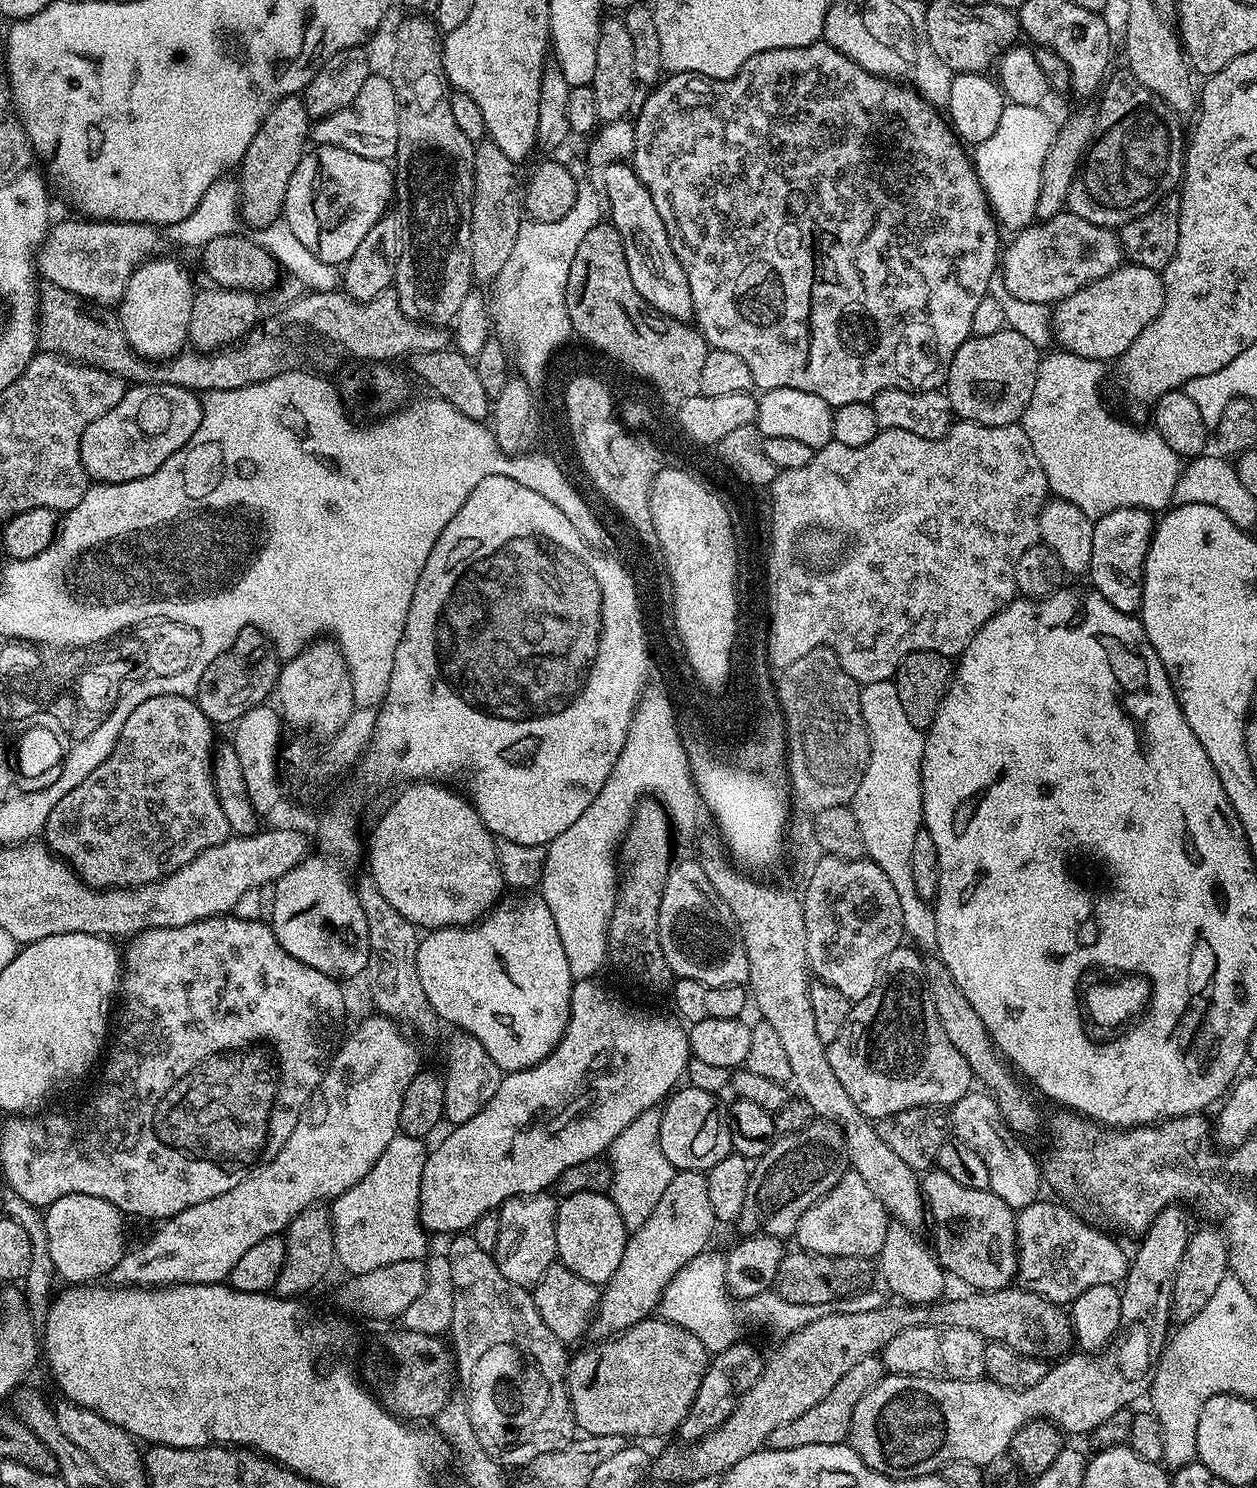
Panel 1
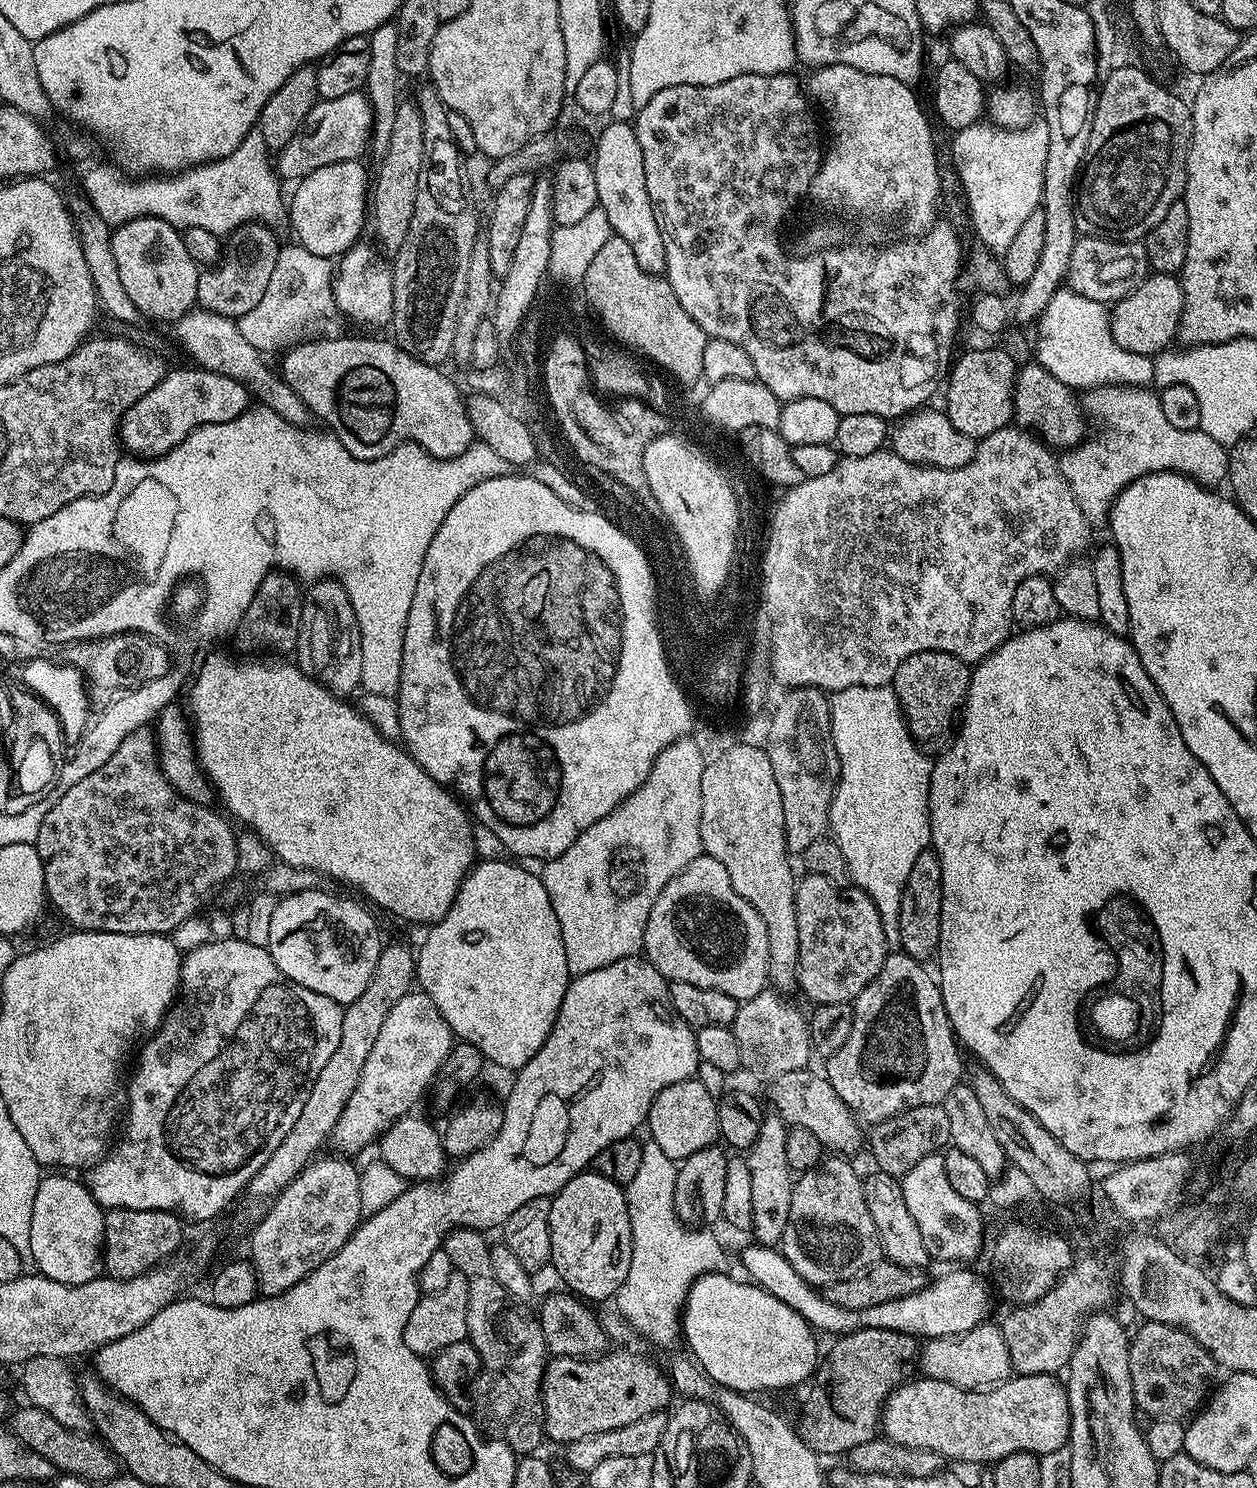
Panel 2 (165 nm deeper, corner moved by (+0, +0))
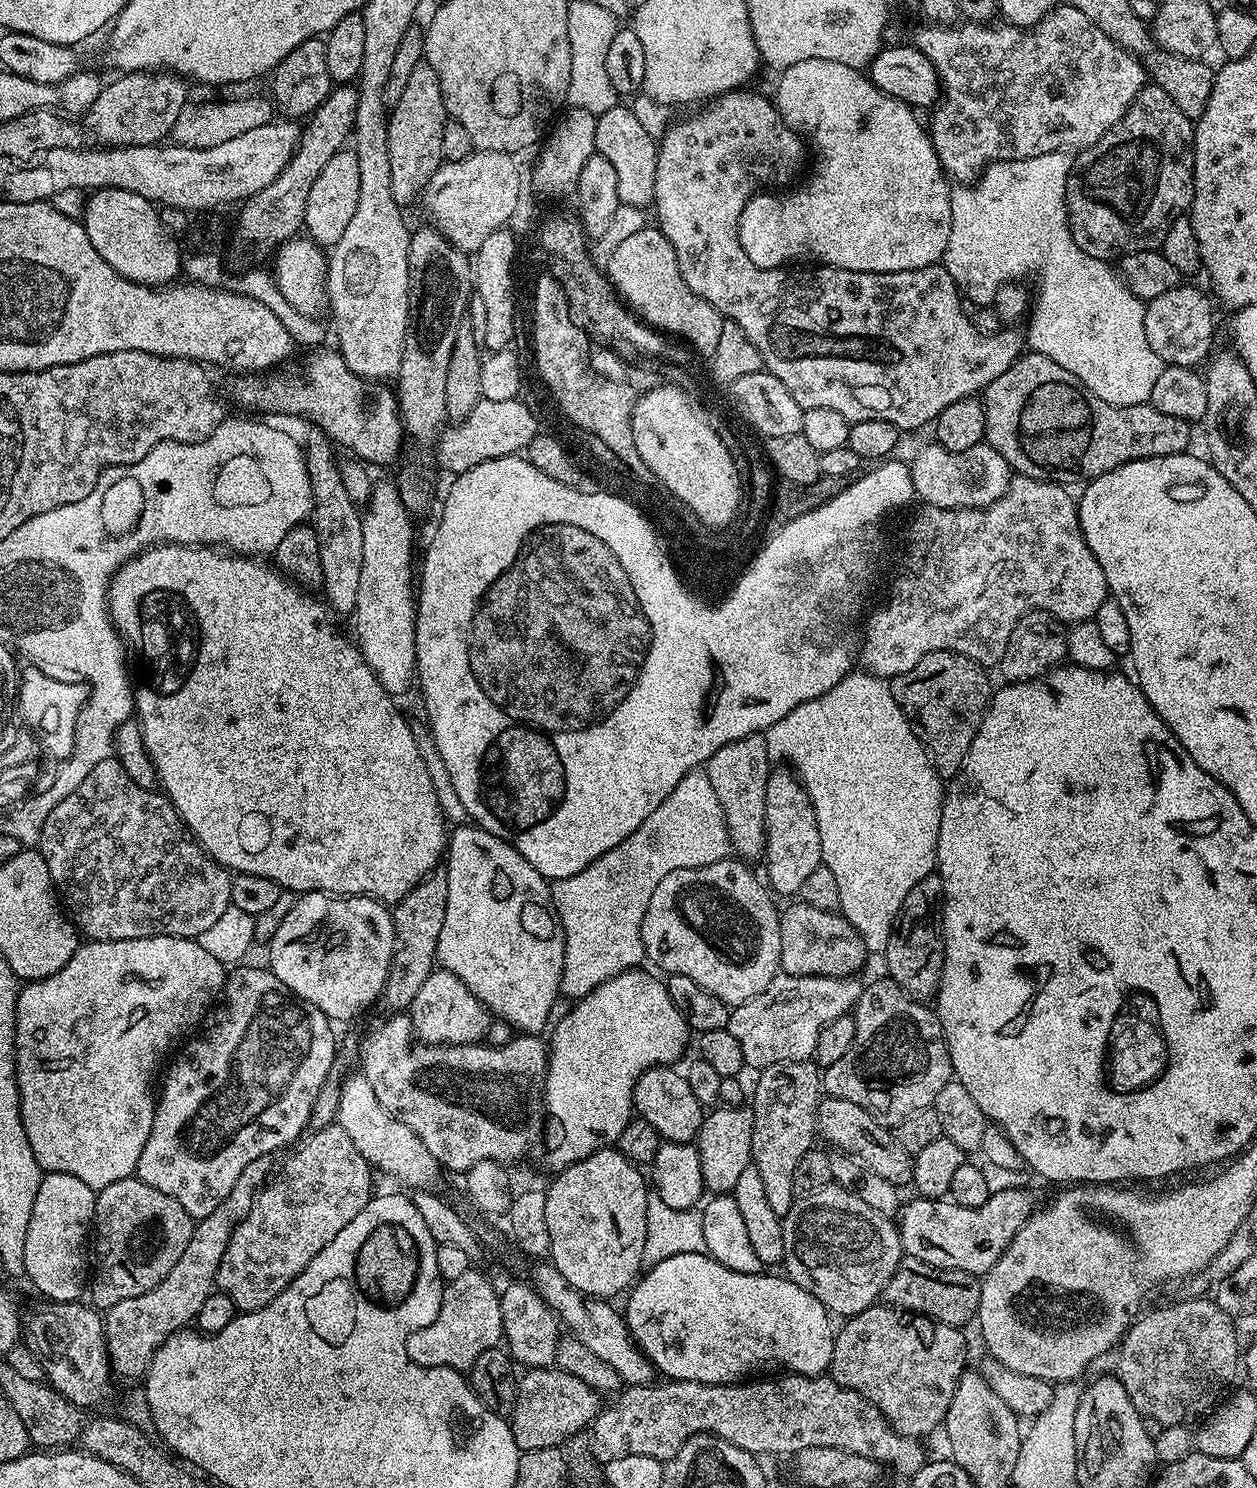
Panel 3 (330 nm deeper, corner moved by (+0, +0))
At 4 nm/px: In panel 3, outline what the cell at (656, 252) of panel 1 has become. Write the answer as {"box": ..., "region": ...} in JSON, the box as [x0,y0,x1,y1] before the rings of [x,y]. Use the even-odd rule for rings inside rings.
{"box":[596,106,657,209],"region":[[[617,106],[596,117],[596,152],[610,166],[618,178],[618,198],[621,204],[647,209],[653,203],[654,182],[656,181],[657,137],[648,133],[646,126],[634,118],[631,107]]]}

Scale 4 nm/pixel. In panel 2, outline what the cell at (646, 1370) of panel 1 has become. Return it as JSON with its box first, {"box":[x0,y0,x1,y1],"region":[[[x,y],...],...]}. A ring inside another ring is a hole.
{"box":[540,1351,674,1446],"region":[[[605,1351],[604,1355],[595,1358],[577,1358],[575,1356],[552,1356],[548,1363],[544,1365],[544,1381],[540,1384],[540,1397],[544,1403],[544,1434],[545,1437],[559,1446],[567,1446],[578,1438],[586,1438],[590,1434],[598,1434],[606,1430],[618,1430],[618,1426],[630,1426],[630,1422],[638,1422],[638,1418],[646,1418],[646,1414],[664,1412],[667,1404],[674,1400],[674,1389],[669,1377],[660,1373],[660,1368],[656,1364],[651,1364],[648,1360],[643,1360],[636,1352],[612,1352]]]}

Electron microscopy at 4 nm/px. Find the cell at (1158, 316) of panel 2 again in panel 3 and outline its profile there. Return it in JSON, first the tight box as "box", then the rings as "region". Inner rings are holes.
{"box":[1144,283,1216,368],"region":[[[1181,283],[1180,287],[1166,290],[1166,294],[1158,294],[1158,298],[1147,301],[1144,306],[1144,325],[1150,350],[1154,350],[1154,354],[1158,354],[1158,358],[1165,365],[1177,364],[1196,368],[1213,355],[1212,339],[1216,336],[1216,320],[1212,317],[1213,301],[1209,293],[1199,292],[1188,284],[1191,283]]]}

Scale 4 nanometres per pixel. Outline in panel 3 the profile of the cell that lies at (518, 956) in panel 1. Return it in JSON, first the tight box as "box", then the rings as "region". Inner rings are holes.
{"box":[435,826,564,1034],"region":[[[460,826],[456,832],[447,837],[446,840],[446,869],[449,882],[449,894],[446,897],[445,922],[442,923],[442,932],[438,935],[437,950],[435,959],[439,967],[445,972],[457,976],[465,986],[484,1003],[484,1007],[497,1021],[511,1024],[513,1029],[524,1034],[543,1033],[544,1023],[548,1020],[548,1015],[552,1012],[556,1000],[561,999],[560,979],[564,969],[564,931],[560,925],[560,919],[556,917],[556,907],[552,901],[552,890],[549,881],[545,880],[514,846],[510,846],[500,836],[490,834],[486,829],[479,826]]]}

